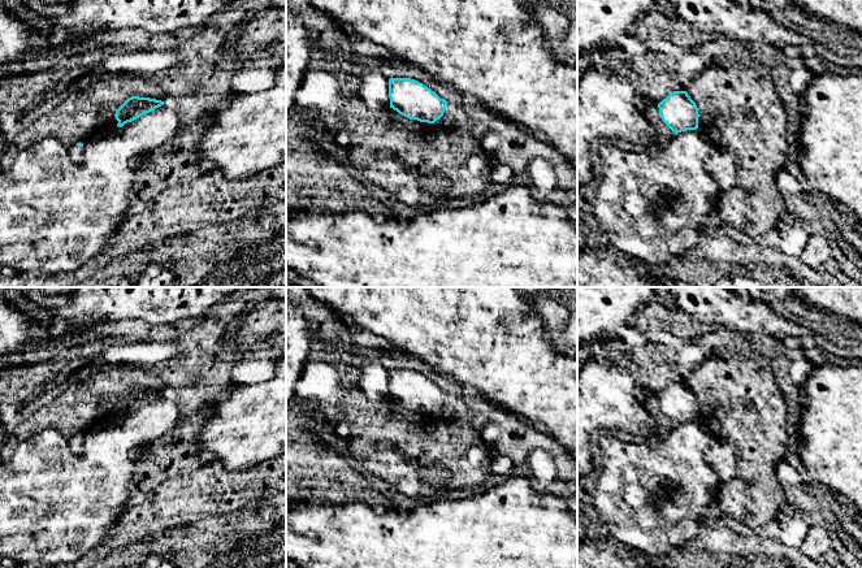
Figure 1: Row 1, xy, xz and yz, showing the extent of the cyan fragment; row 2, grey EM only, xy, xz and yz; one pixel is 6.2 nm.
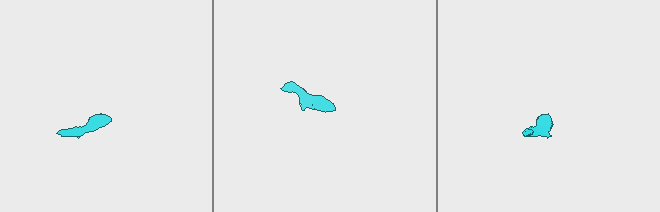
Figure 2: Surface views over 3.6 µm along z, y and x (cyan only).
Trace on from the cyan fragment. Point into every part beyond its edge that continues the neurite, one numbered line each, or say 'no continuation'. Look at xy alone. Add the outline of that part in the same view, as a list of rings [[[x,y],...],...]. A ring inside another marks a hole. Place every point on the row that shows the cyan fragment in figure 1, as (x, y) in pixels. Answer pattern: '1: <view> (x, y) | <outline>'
1: xy (76, 152) | [[[73,144],[68,148],[69,156],[73,162],[82,164],[83,161],[83,147],[79,147],[77,144]]]

